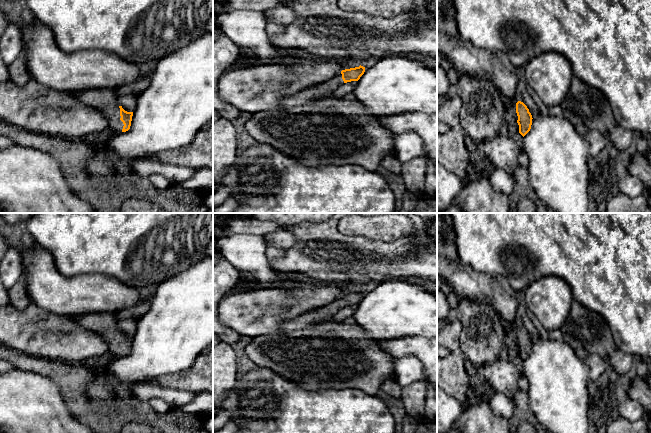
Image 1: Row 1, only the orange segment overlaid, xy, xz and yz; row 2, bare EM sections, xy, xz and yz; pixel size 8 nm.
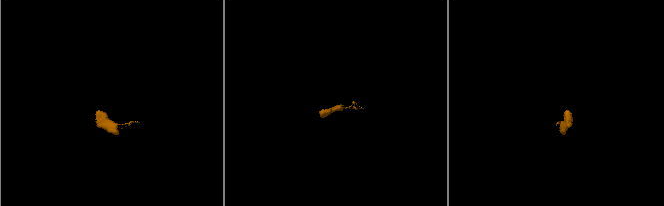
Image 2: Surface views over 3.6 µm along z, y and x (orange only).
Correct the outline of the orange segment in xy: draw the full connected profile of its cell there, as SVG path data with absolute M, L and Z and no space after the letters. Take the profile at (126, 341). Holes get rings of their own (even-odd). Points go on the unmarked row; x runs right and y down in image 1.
M90 313L85 315L71 315L71 318L80 322L85 328L100 334L116 357L130 353L133 336L125 335L119 329L112 313Z

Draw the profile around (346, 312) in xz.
M351 305L344 307L343 309L339 310L336 315L334 316L334 320L336 322L341 322L352 316L357 308L357 305Z

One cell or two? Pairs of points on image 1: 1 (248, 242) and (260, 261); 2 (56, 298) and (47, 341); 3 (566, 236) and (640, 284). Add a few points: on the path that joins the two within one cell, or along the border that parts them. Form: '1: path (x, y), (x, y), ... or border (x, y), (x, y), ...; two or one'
1: path (248, 247), (255, 256); one
2: border (32, 302), (53, 313), (70, 316); two
3: path (584, 236), (592, 236), (622, 266); one

